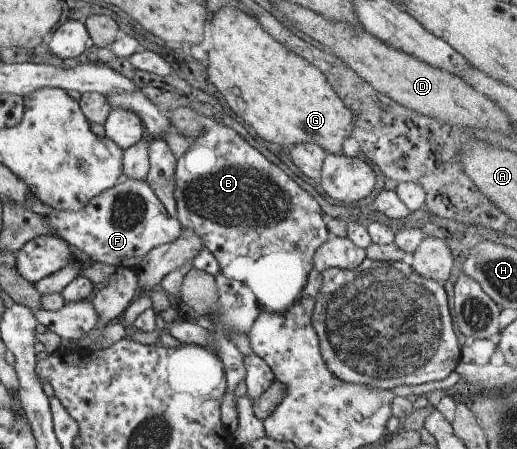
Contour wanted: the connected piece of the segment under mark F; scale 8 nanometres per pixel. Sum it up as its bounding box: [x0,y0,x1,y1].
[43,179,184,270]

